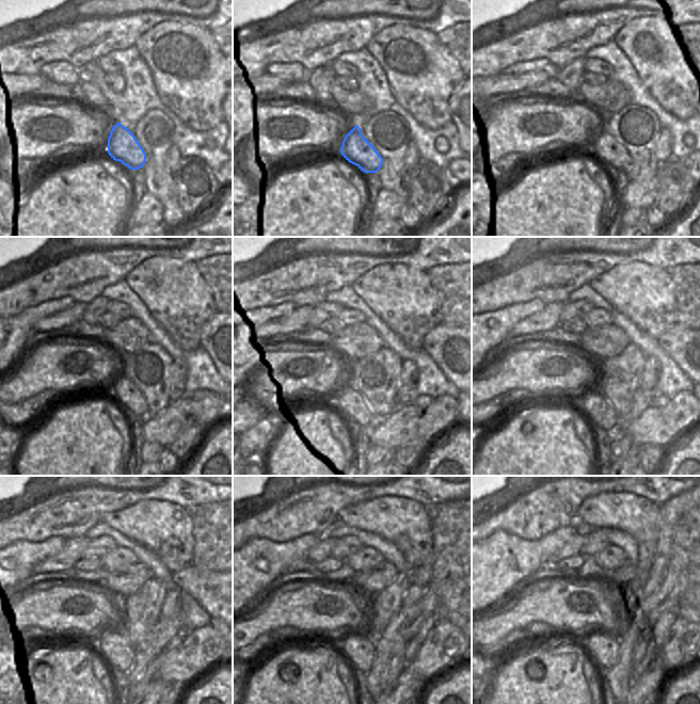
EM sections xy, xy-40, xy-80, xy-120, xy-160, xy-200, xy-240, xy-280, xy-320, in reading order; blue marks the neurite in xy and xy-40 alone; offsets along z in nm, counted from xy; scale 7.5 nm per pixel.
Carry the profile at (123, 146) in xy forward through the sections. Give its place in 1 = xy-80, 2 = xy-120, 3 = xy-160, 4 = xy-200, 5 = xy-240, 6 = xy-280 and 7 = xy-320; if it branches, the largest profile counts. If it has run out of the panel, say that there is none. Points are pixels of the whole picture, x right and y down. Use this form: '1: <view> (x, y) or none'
1: xy-80 (602, 150)
2: xy-120 (127, 396)
3: xy-160 (353, 403)
4: xy-200 (593, 405)
5: xy-240 (114, 645)
6: xy-280 (358, 651)
7: xy-320 (600, 649)

